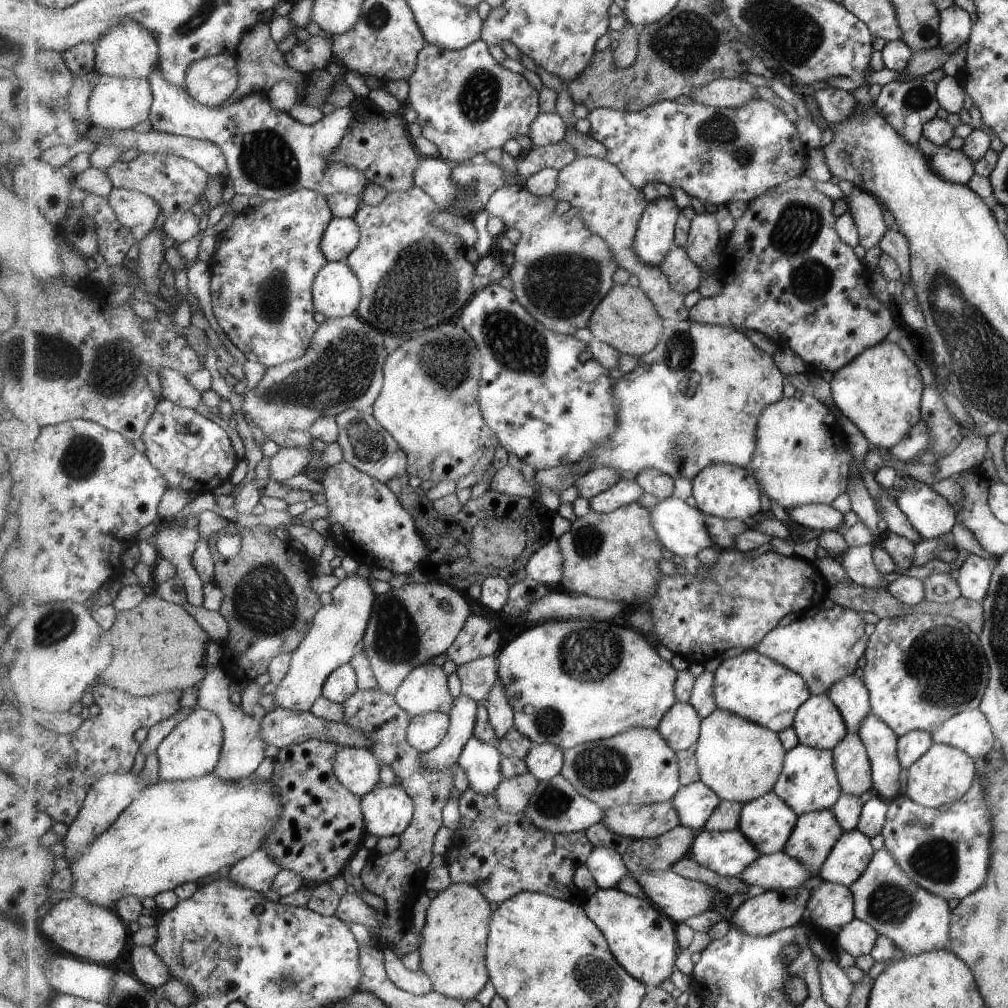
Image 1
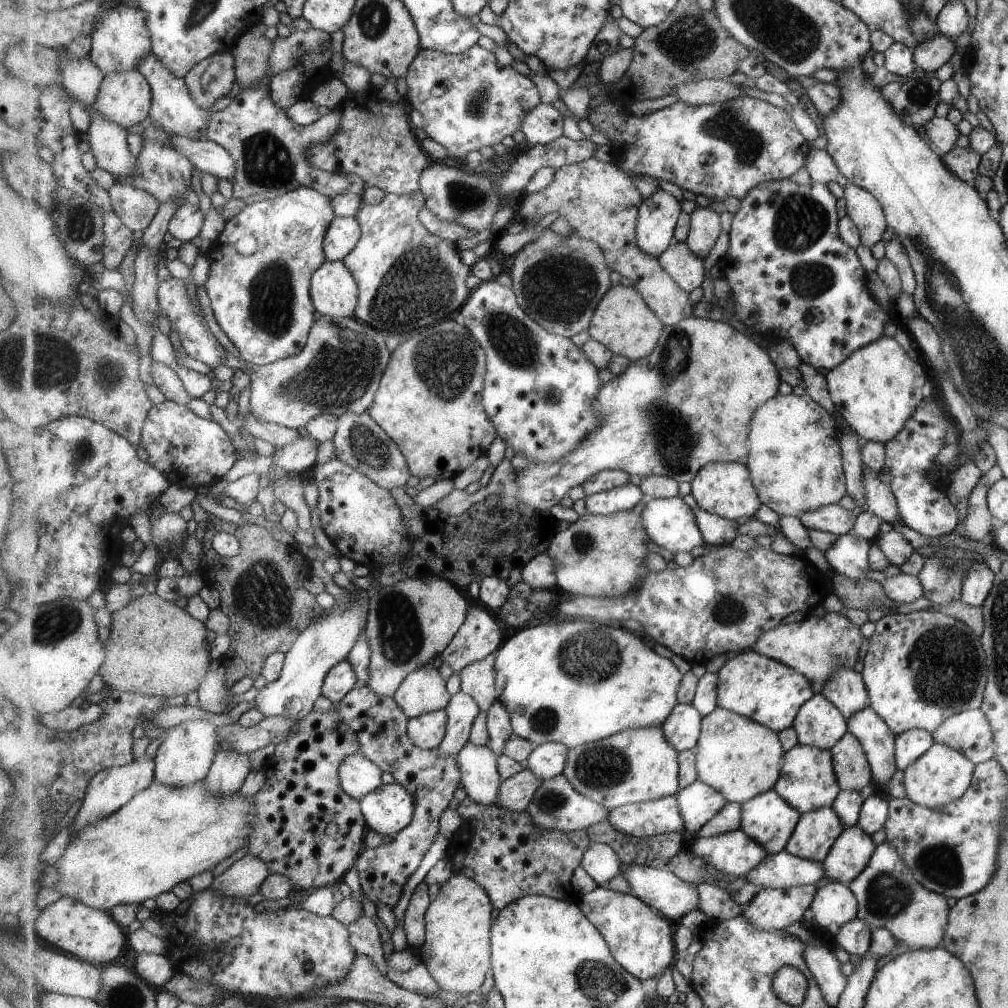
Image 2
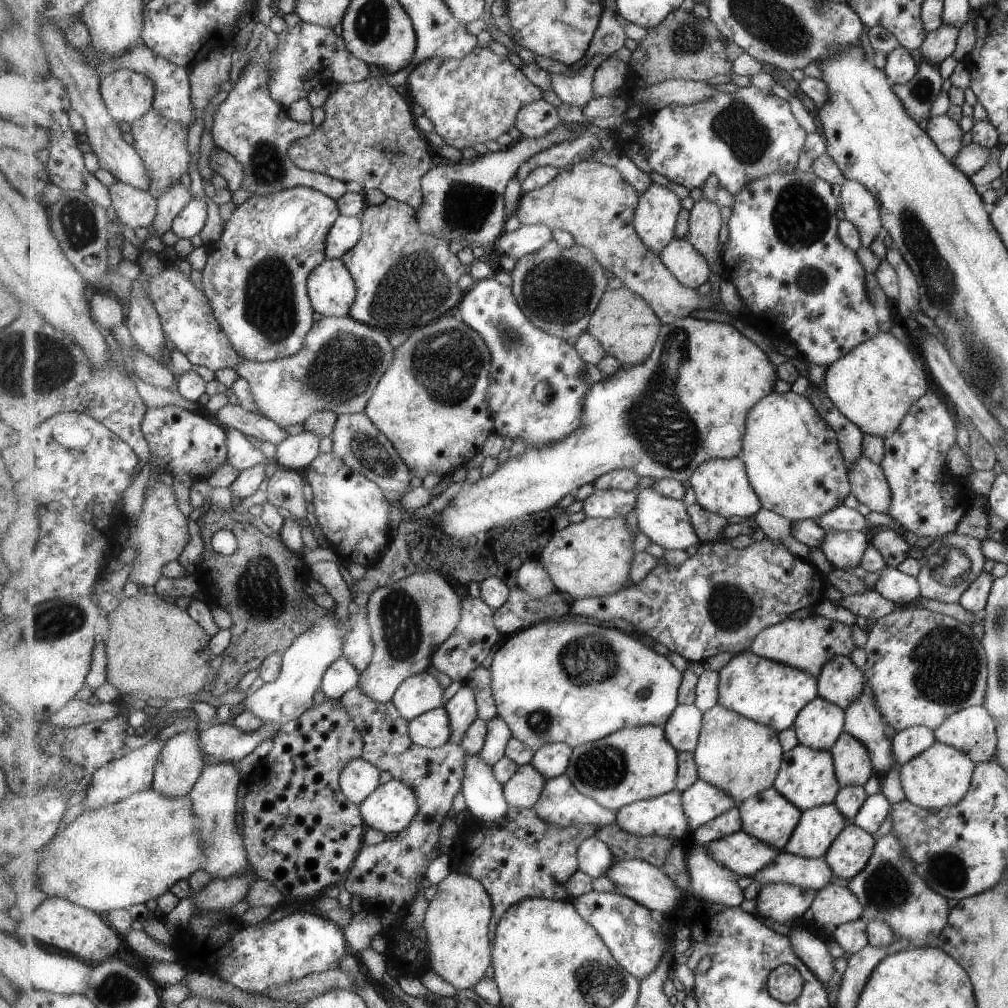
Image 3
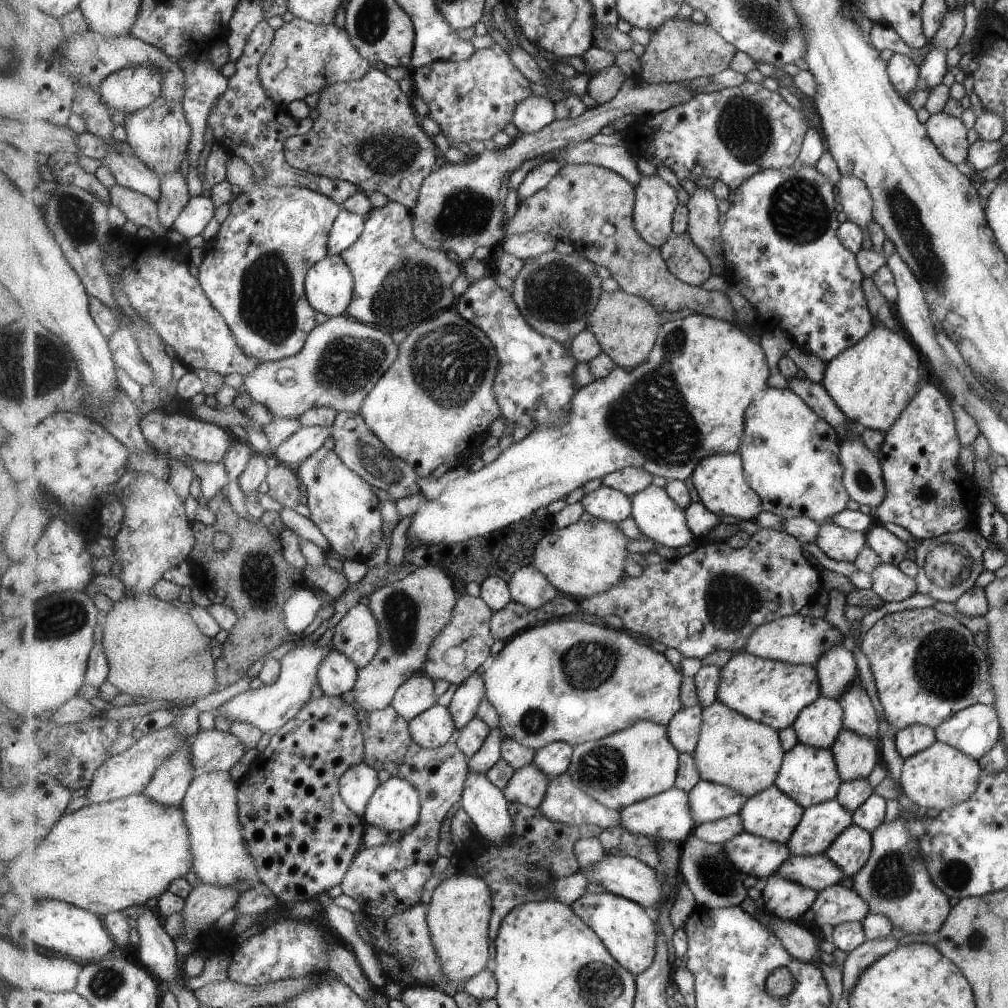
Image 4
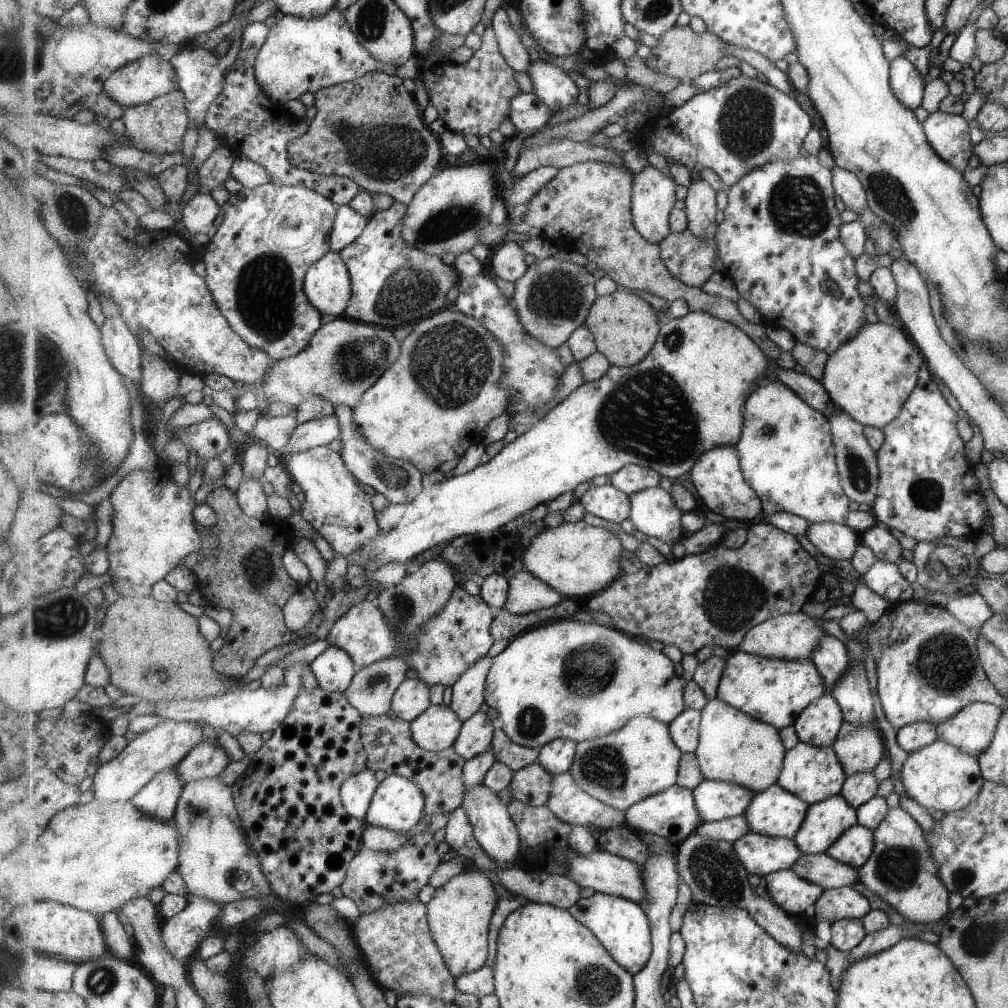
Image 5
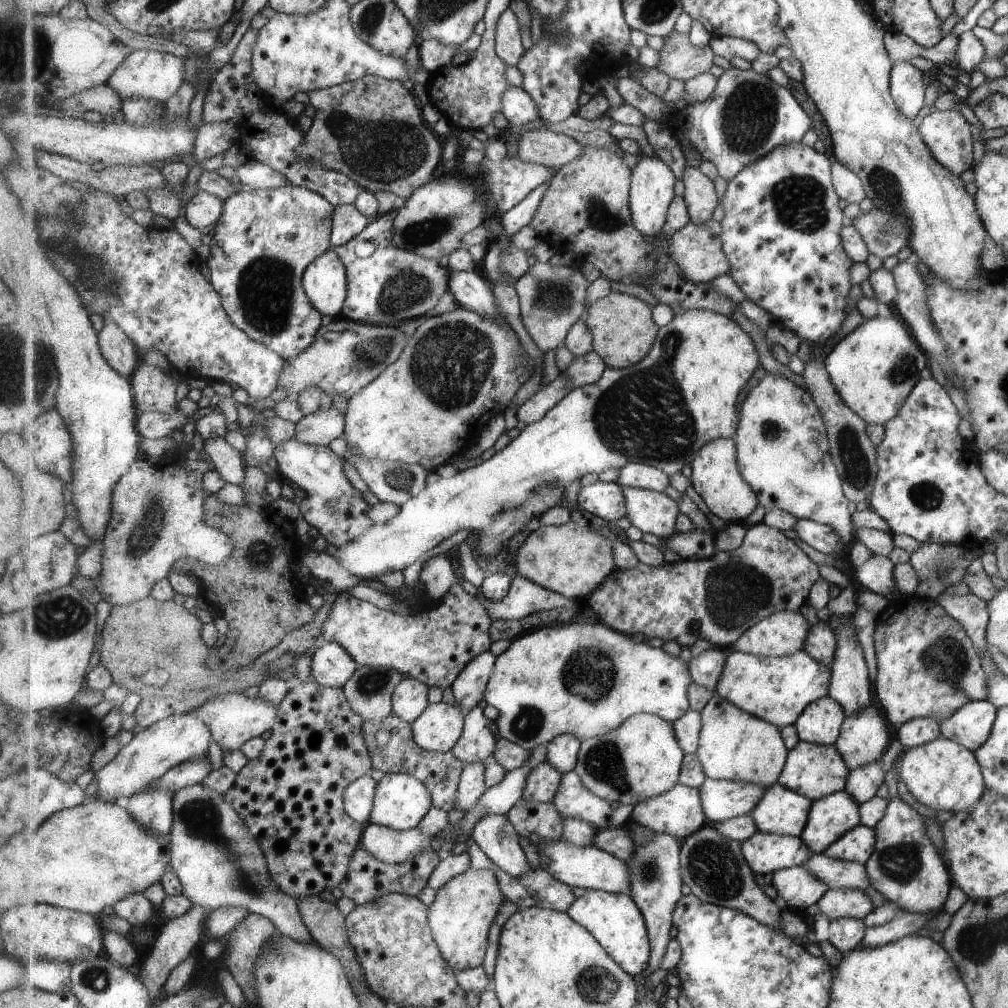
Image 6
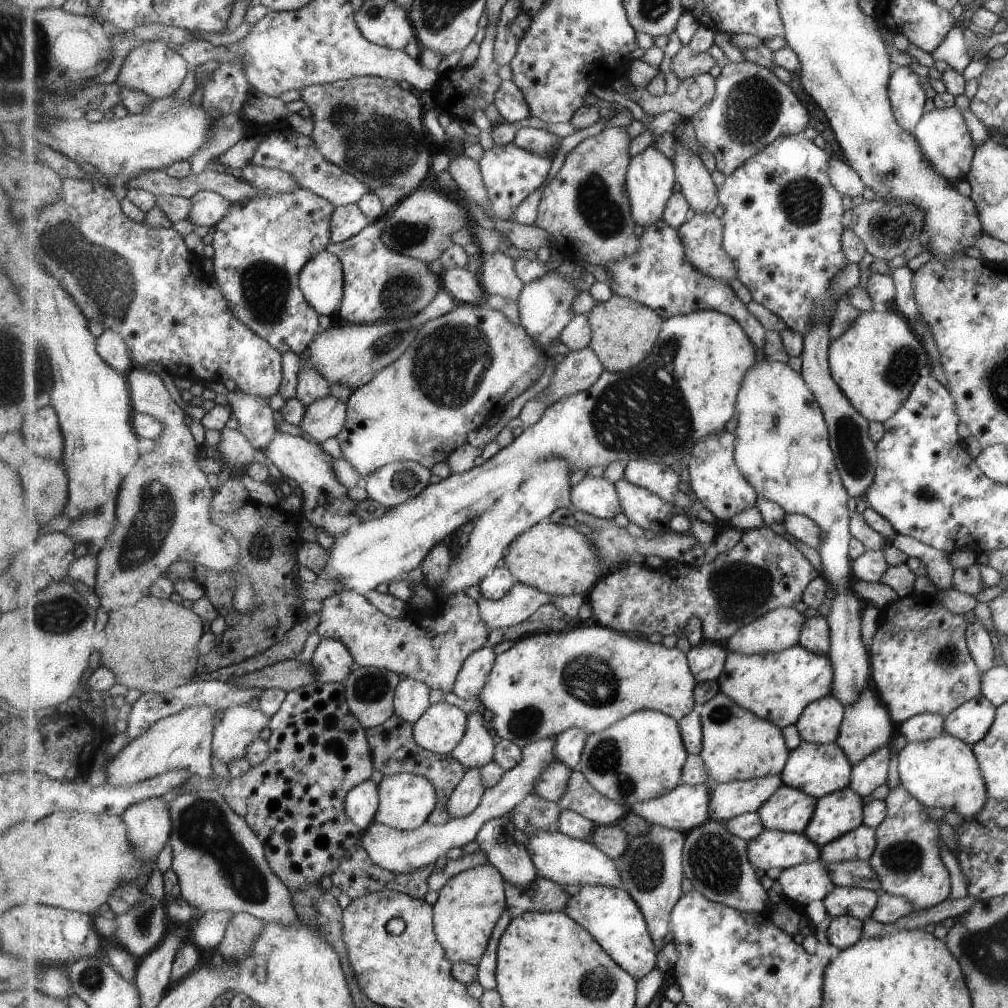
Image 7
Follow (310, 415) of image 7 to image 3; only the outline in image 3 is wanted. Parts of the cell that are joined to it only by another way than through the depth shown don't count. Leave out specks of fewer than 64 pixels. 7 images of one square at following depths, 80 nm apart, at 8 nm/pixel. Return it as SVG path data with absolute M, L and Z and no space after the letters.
M305 429L300 435L291 435L275 448L274 463L276 466L303 472L319 456L319 444L321 437Z

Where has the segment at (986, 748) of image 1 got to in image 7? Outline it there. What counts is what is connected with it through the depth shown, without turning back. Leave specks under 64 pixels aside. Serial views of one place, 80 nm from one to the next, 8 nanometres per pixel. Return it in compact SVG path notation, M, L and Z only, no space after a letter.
M979 694L944 716L943 732L973 746L991 730L995 710L992 701Z

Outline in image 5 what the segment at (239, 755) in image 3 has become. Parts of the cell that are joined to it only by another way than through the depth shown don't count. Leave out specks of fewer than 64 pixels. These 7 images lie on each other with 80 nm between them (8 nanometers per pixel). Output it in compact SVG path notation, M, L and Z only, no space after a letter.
M207 739L197 744L174 769L186 785L192 781L203 780L203 778L219 777L219 774L230 763L231 760L221 745L215 740Z

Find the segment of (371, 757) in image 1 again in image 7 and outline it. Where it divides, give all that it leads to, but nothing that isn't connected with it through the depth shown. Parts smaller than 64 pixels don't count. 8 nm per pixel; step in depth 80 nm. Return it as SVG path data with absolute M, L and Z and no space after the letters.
M371 778L349 791L346 800L346 811L351 820L363 831L367 830L376 820L377 809L380 807L380 786Z

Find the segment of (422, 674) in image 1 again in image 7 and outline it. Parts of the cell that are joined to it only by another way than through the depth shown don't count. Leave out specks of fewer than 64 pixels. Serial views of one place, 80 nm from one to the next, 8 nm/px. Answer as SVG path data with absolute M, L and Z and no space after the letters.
M404 677L396 688L394 711L403 720L415 724L432 705L429 702L431 687L420 680Z

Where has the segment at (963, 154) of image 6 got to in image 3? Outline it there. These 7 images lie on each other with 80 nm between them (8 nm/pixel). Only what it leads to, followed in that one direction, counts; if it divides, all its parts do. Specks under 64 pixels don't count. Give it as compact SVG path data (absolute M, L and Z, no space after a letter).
M946 114L929 116L925 132L950 162L961 151L961 136L963 135L961 128L959 128L958 121Z

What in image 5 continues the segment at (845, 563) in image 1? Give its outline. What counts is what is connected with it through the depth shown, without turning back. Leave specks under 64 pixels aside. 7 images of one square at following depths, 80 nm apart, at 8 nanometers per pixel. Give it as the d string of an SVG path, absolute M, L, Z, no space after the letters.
M829 522L812 523L805 536L818 553L831 560L849 561L860 543L859 535L847 526Z

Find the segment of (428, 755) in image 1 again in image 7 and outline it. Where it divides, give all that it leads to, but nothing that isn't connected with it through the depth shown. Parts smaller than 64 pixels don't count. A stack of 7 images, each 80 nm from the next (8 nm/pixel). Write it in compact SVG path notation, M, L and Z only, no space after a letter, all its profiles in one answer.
M488 644L476 650L465 661L454 686L454 694L464 699L479 700L483 688L491 676L496 658L493 647Z

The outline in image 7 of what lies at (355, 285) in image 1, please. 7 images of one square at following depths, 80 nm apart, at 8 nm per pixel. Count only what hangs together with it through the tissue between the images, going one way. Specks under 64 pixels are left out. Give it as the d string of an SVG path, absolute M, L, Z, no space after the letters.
M327 250L317 253L301 271L300 287L318 313L335 316L345 296L343 261Z

